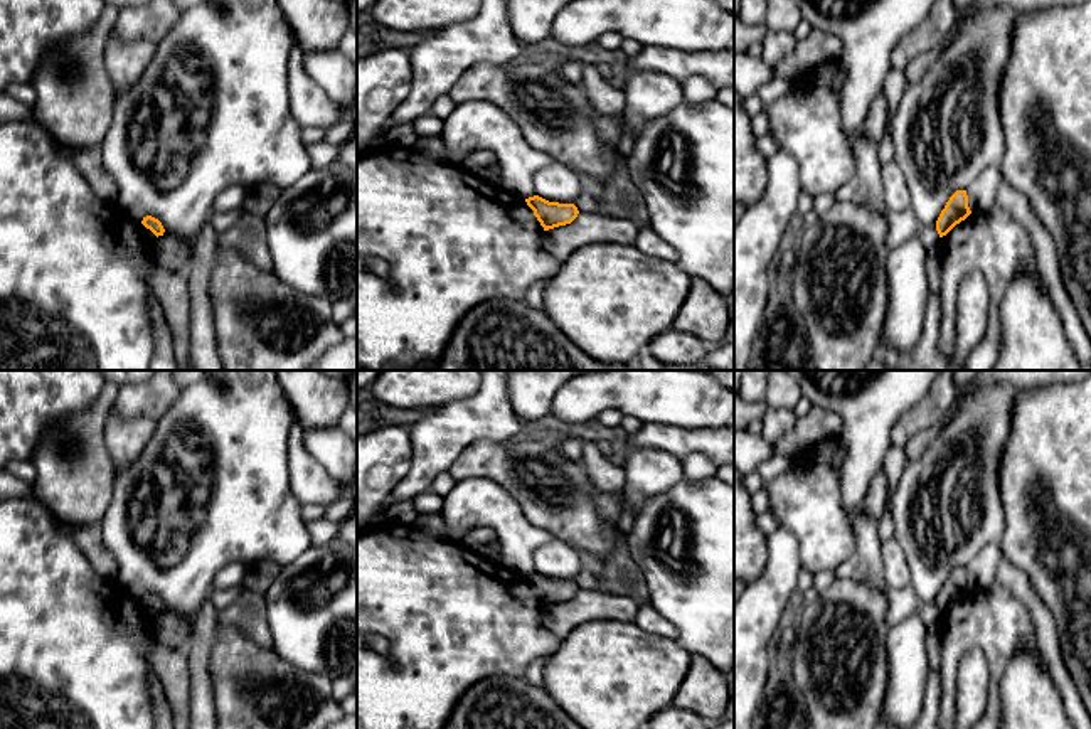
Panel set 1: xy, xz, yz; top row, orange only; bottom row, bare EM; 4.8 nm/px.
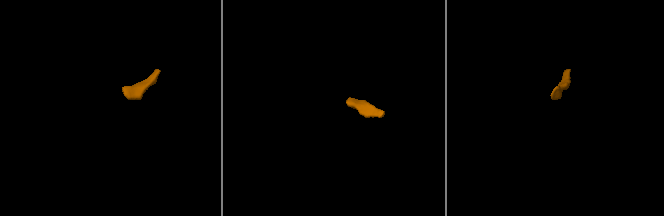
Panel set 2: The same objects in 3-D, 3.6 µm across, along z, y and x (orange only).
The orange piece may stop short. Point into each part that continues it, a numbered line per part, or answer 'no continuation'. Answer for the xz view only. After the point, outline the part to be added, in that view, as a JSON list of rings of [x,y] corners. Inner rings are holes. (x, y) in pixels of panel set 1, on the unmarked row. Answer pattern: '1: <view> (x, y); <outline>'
no continuation

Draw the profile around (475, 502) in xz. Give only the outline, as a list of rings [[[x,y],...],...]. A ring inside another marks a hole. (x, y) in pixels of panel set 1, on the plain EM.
[[[483,476],[456,482],[439,513],[460,542],[475,529],[492,529],[500,542],[500,564],[524,576],[535,572],[535,549],[556,539],[535,527],[498,483]]]

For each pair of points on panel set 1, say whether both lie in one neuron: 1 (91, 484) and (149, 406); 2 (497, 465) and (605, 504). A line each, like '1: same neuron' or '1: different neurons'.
1: different neurons
2: different neurons

